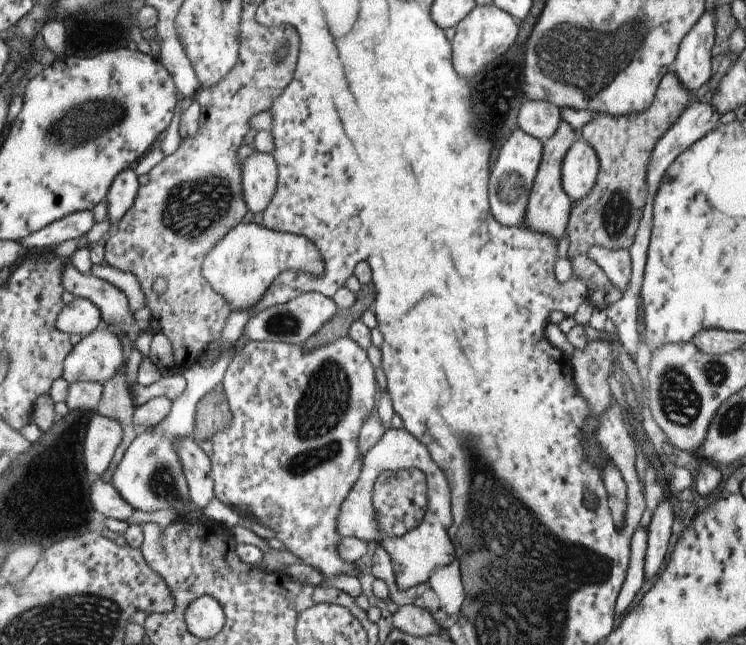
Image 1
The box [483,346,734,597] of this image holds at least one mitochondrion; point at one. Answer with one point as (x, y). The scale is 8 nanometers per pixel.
(679, 397)

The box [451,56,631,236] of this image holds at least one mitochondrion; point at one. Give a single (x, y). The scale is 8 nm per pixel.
(512, 187)

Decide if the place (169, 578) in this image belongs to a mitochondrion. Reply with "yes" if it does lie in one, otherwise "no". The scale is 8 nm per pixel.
no

